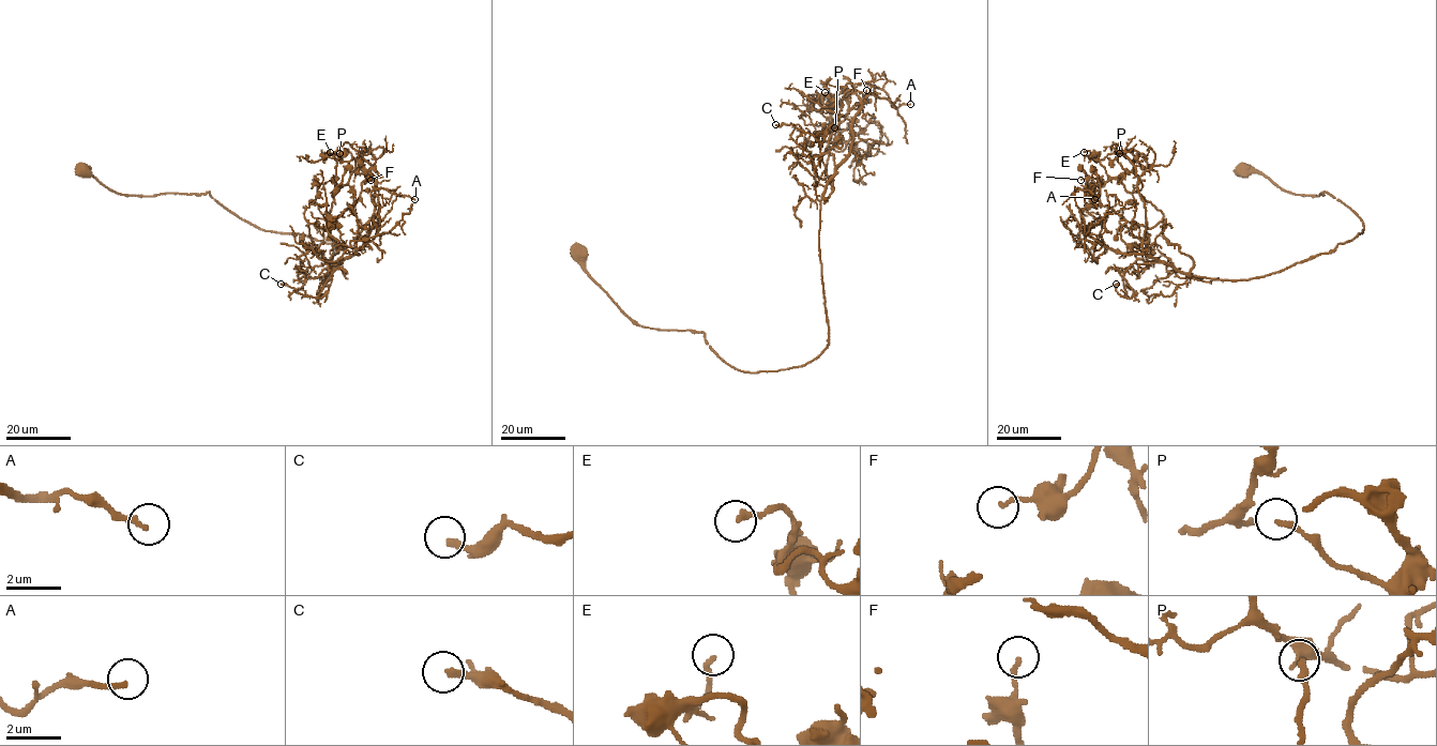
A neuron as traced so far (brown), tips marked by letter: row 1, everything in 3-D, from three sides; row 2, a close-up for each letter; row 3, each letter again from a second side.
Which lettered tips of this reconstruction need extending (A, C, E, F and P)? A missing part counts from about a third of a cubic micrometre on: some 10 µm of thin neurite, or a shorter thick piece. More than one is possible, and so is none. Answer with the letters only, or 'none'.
none

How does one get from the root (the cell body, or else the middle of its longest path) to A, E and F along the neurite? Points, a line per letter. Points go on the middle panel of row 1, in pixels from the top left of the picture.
A: (578, 253), (640, 326), (701, 332), (745, 372), (804, 366), (828, 345), (825, 185), (866, 84), (910, 104)
E: (578, 253), (643, 326), (701, 332), (745, 372), (811, 363), (828, 345), (825, 92)
F: (578, 253), (640, 326), (701, 332), (745, 372), (804, 366), (828, 345), (828, 181), (812, 156), (866, 90)

